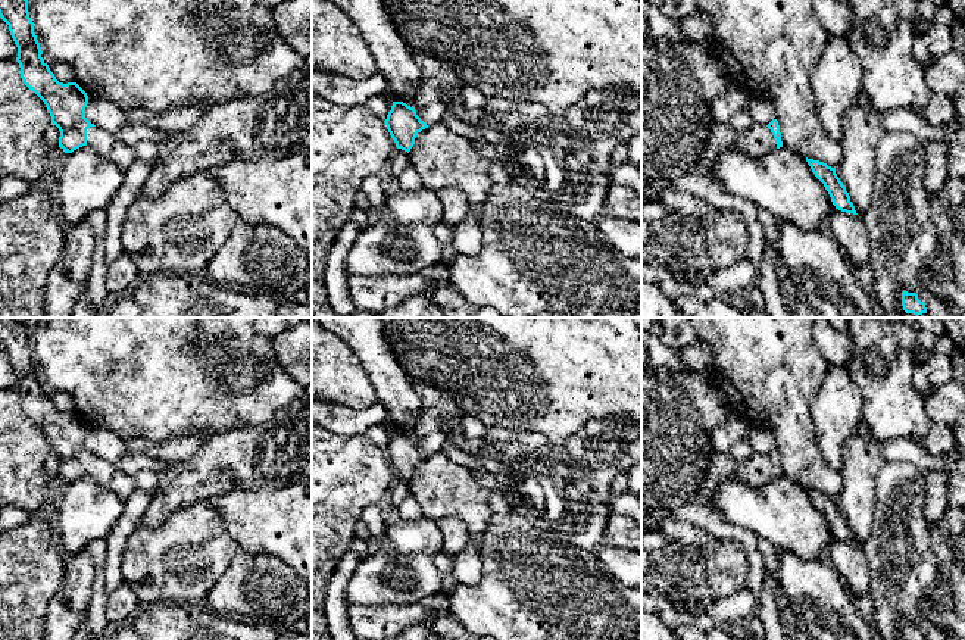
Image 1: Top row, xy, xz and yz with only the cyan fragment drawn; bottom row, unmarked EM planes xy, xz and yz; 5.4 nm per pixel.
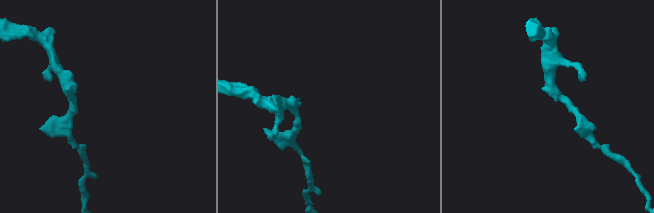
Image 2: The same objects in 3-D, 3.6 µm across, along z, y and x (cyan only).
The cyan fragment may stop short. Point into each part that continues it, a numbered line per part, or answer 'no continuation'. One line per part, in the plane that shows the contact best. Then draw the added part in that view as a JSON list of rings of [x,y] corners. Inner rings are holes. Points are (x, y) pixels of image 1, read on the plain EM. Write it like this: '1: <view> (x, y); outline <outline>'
1: xy (100, 471); outline [[[99,456],[87,459],[87,475],[99,486],[109,487],[115,472],[115,465]]]

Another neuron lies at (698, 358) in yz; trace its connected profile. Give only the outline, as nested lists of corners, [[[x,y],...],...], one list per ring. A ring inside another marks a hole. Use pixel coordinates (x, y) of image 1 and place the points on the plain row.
[[[700,341],[680,350],[681,359],[688,371],[697,374],[711,374],[712,353]]]

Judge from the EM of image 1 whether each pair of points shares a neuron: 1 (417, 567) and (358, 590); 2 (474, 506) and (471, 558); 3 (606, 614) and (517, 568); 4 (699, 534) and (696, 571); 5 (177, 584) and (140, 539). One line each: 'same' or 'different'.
1: same
2: different
3: same
4: different
5: same

